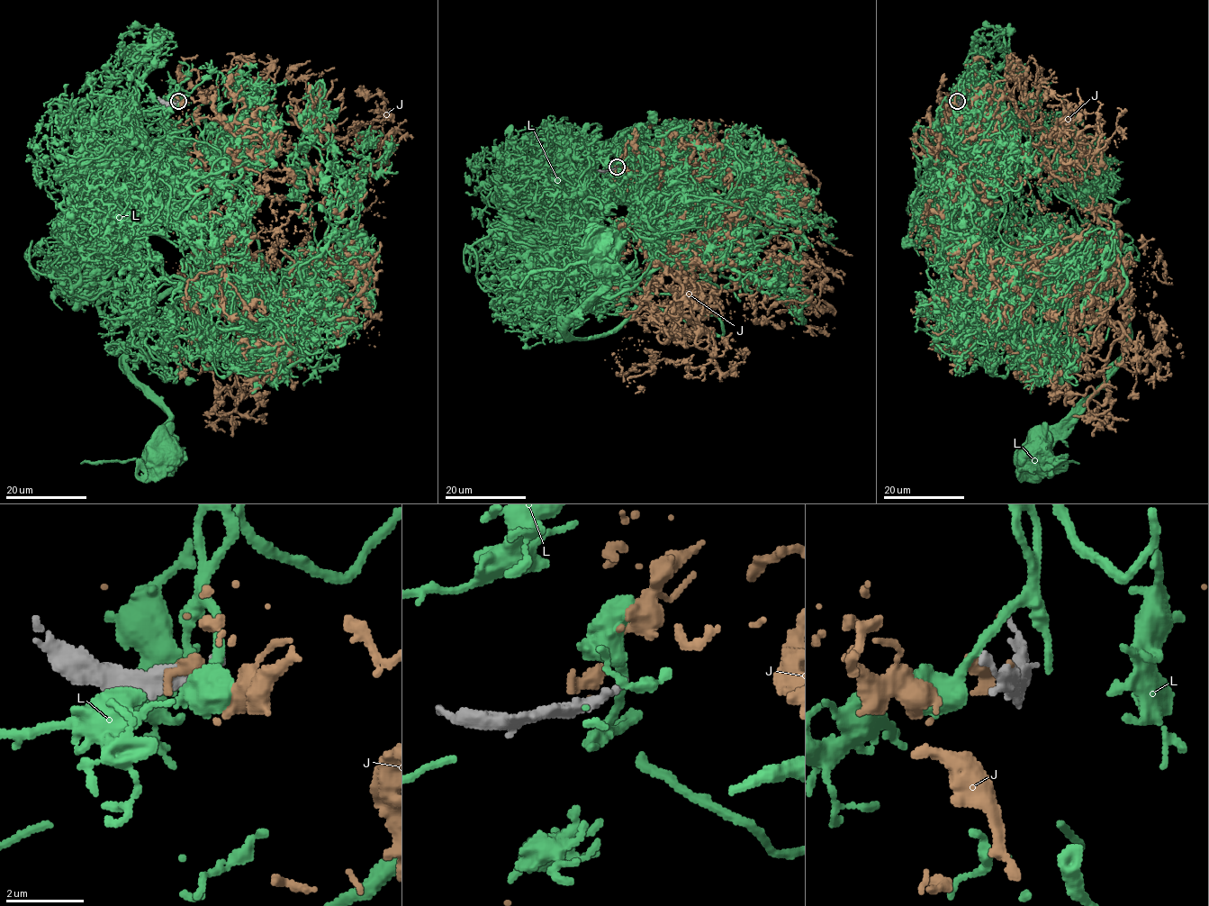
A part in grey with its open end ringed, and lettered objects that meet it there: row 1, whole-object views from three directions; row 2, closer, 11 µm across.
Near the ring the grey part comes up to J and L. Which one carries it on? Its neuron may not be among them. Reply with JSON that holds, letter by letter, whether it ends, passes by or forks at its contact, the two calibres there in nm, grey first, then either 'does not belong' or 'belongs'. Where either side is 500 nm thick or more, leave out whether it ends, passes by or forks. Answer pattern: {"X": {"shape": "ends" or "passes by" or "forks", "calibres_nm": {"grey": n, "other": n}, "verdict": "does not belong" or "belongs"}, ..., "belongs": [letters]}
{"J": {"shape": "ends", "calibres_nm": {"grey": 380, "other": 280}, "verdict": "does not belong"}, "L": {"shape": "passes by", "calibres_nm": {"grey": 120, "other": 240}, "verdict": "does not belong"}, "belongs": []}

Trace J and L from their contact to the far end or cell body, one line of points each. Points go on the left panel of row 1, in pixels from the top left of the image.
J: (173, 102), (272, 132), (267, 258), (357, 286), (241, 267), (253, 360), (204, 172), (391, 151), (305, 92)
L: (177, 100), (218, 74), (125, 192), (153, 262), (203, 283), (131, 341), (153, 457)

